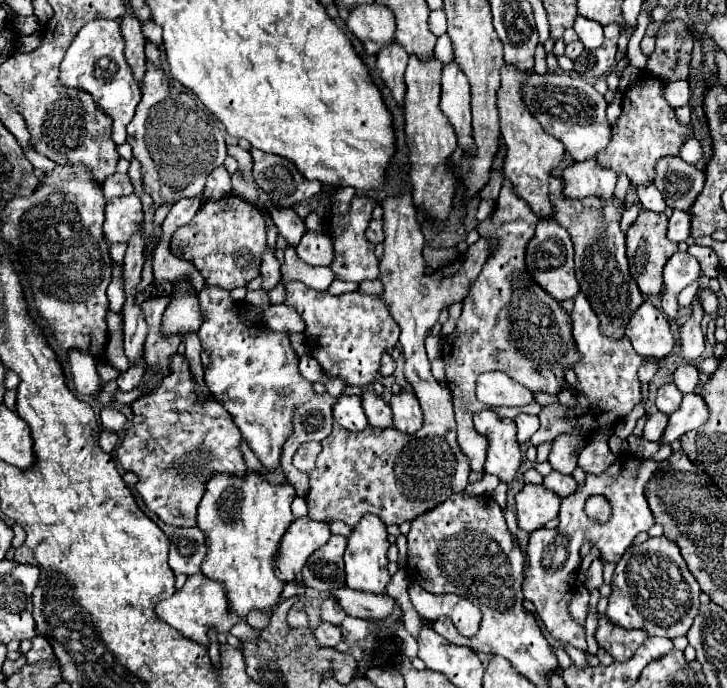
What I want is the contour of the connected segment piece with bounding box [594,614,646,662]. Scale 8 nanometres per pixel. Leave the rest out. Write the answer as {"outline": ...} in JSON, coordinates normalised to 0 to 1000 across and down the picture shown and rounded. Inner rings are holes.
{"outline":[[[823,892],[823,916],[817,927],[823,939],[836,951],[842,951],[842,956],[850,962],[850,959],[864,959],[878,945],[878,939],[889,930],[889,919],[878,919],[878,916],[861,919],[839,907],[834,892]]]}

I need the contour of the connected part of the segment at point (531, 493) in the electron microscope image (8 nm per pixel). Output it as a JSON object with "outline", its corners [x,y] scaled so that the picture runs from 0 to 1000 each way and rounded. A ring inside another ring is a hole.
{"outline":[[[721,706],[710,721],[710,759],[721,773],[748,767],[751,759],[762,756],[770,741],[770,727],[762,715],[751,715],[746,706]]]}

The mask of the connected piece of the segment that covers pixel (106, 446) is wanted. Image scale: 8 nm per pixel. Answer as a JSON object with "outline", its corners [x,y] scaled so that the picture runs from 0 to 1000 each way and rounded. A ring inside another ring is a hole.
{"outline":[[[140,625],[138,631],[138,651],[146,657],[146,660],[154,660],[162,648],[162,631],[160,628],[149,628],[149,625]]]}

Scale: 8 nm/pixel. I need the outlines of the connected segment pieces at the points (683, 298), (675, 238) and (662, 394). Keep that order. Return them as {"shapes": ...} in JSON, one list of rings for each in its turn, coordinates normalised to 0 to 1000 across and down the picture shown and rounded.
{"shapes":[[[[957,407],[938,422],[931,432],[934,445],[949,445],[960,419],[961,410]]],[[[927,305],[927,311],[922,314],[919,320],[919,349],[924,352],[941,352],[946,343],[949,343],[949,311],[946,308],[935,308],[935,305]]],[[[913,558],[913,561],[905,564],[902,590],[905,590],[908,599],[924,602],[935,593],[935,584],[938,584],[938,570],[927,558]]]]}

